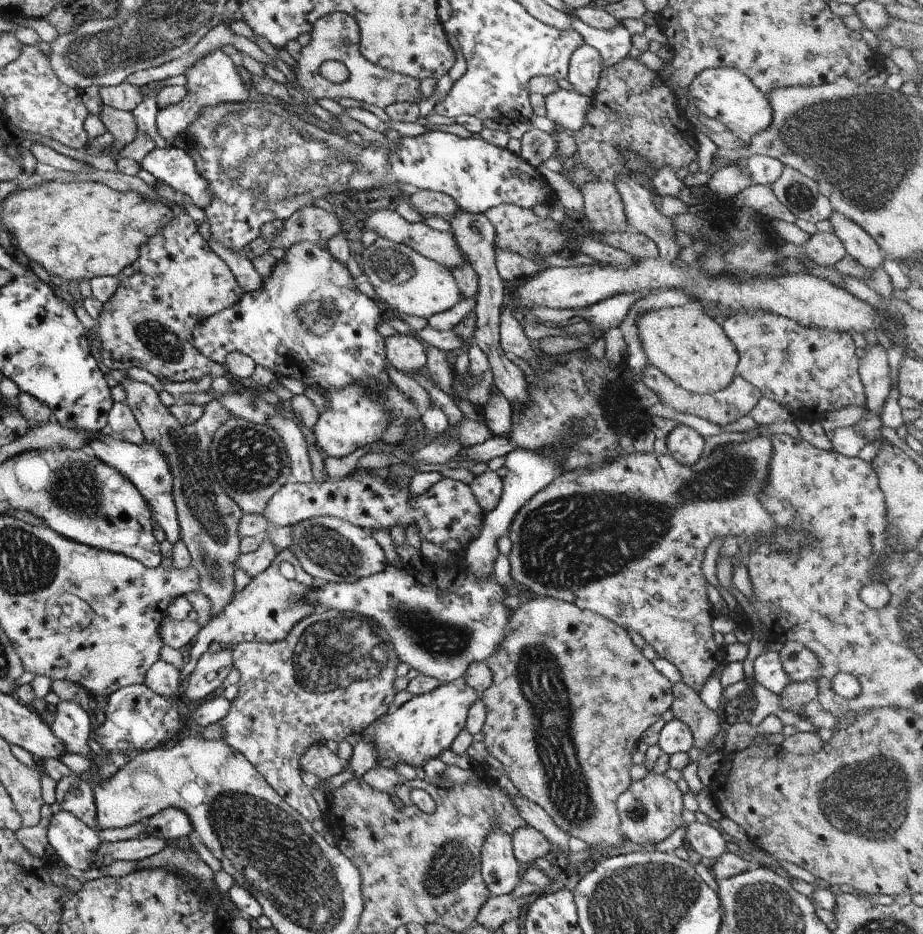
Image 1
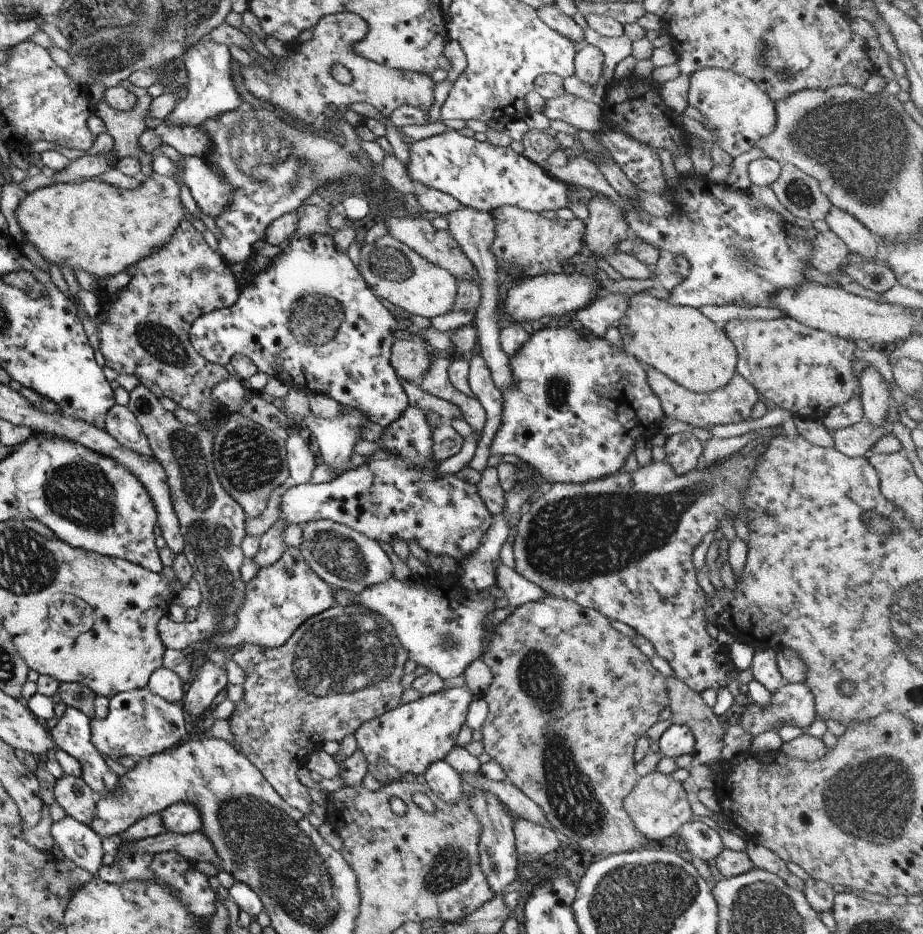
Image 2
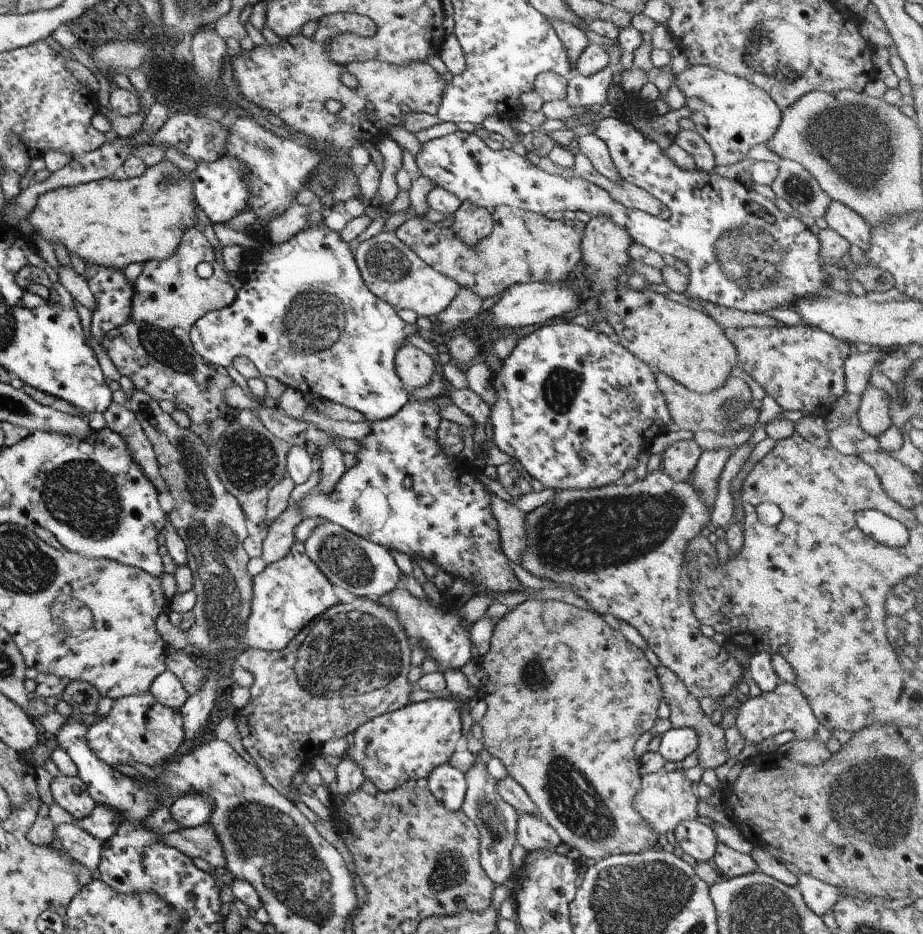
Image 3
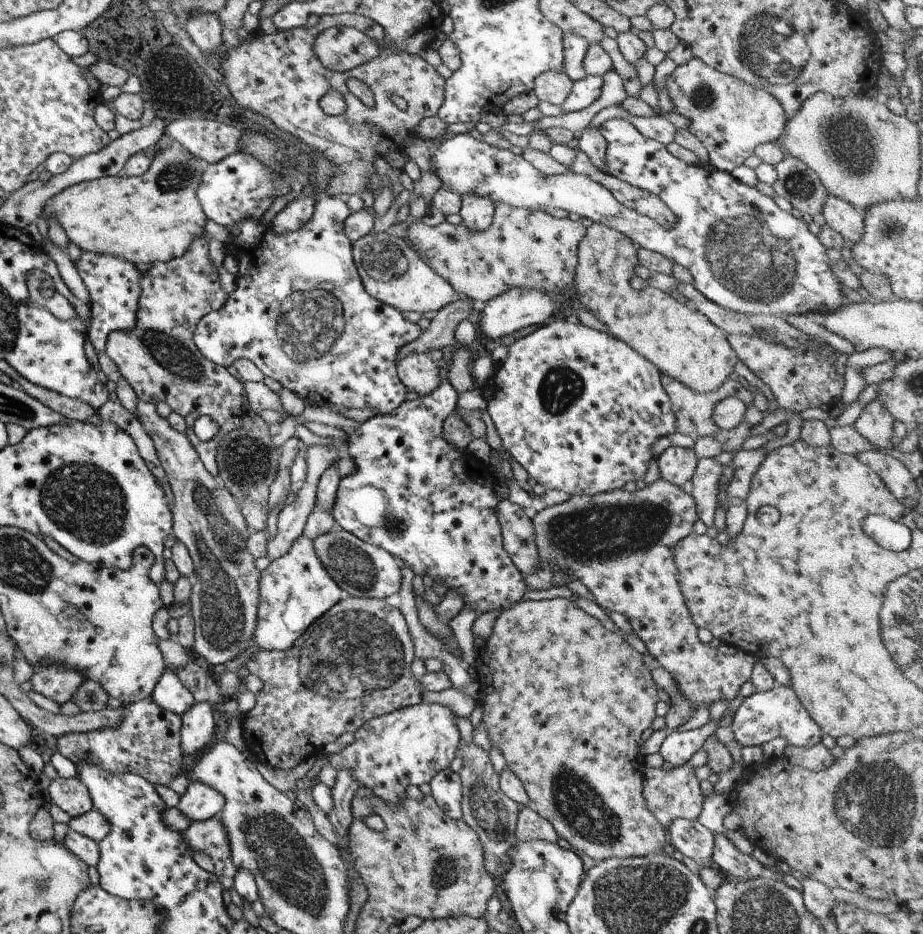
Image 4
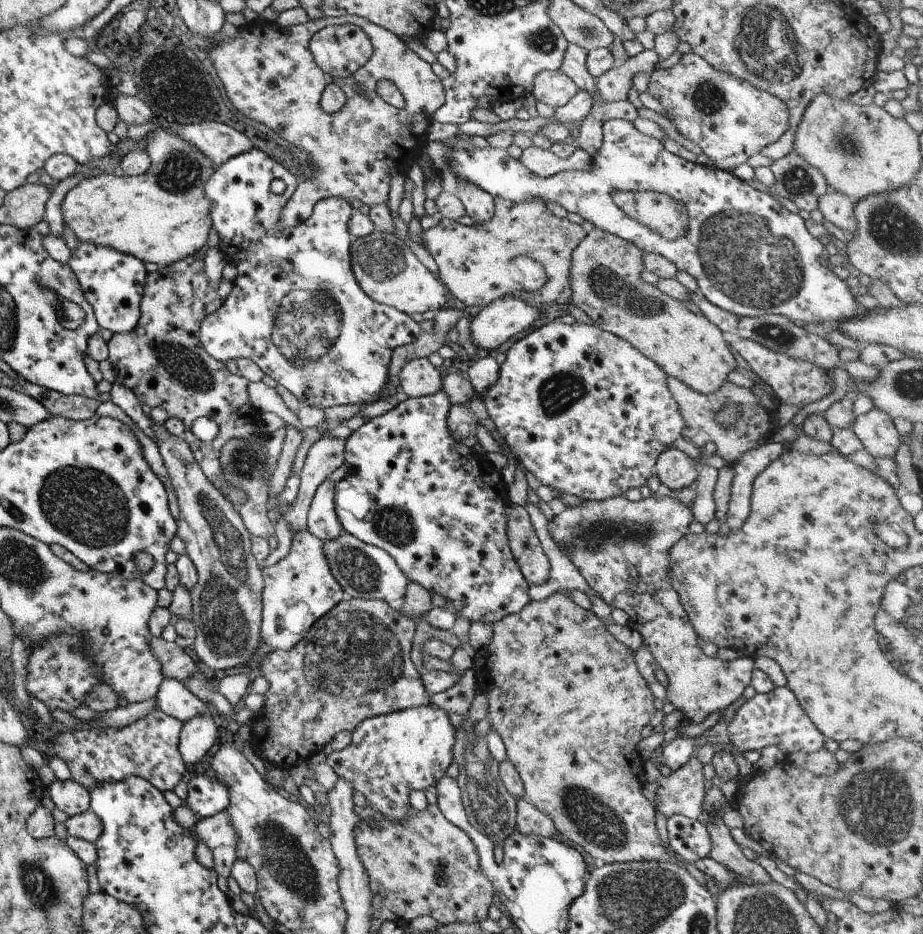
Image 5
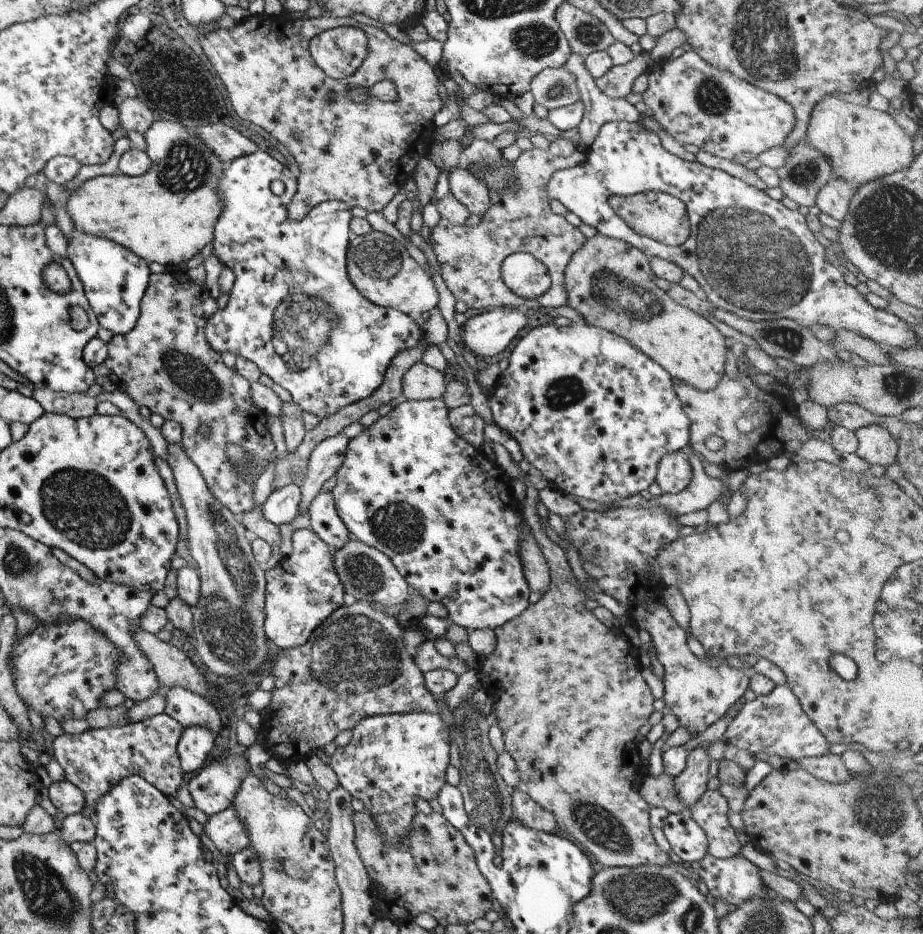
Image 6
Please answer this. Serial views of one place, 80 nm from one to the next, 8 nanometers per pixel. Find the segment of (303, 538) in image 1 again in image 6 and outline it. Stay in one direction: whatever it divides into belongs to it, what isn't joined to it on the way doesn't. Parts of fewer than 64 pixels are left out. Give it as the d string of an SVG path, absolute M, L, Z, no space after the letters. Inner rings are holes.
M350 538L339 550L331 551L333 566L339 582L344 588L347 600L366 601L383 606L406 602L409 599L409 586L397 572L393 563L378 550L364 542Z

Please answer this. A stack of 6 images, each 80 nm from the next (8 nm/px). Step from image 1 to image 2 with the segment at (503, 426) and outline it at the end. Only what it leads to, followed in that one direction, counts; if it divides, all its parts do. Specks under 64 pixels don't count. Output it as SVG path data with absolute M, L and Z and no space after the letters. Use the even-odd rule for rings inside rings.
M476 351L471 354L468 361L467 384L485 413L484 427L476 440L473 458L467 464L469 468L479 472L486 467L487 458L490 456L490 442L501 426L502 396L493 384L485 361Z

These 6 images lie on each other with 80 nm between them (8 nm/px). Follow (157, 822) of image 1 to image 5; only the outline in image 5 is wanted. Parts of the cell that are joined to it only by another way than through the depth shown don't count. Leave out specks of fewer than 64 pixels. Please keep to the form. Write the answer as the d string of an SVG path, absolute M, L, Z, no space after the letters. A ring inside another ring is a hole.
M207 773L197 774L186 782L186 798L182 805L194 814L207 818L226 810L228 790L226 784Z

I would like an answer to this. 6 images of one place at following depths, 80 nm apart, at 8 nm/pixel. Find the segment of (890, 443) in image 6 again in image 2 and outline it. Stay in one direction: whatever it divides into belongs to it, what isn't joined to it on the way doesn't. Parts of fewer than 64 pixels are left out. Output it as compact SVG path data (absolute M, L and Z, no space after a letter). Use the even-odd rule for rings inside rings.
M871 364L859 372L858 380L861 388L858 397L864 417L862 420L873 426L887 427L885 418L890 396L887 393L885 380Z

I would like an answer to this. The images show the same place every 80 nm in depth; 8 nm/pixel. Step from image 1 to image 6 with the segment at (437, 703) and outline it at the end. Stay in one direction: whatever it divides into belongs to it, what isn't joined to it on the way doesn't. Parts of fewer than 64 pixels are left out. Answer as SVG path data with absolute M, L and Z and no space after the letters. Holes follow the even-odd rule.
M413 711L412 713L393 713L390 715L371 715L362 718L352 728L352 736L348 744L343 747L337 747L334 752L329 756L327 764L329 768L335 773L338 784L341 785L350 795L351 798L357 798L361 800L363 804L363 812L372 818L372 821L376 824L376 831L382 835L382 840L390 845L399 845L400 839L403 839L409 832L412 826L412 818L415 814L414 802L417 798L421 800L433 800L438 795L439 790L445 783L444 774L446 768L450 764L450 734L448 733L449 722L445 720L444 715L433 713L424 713L421 711Z

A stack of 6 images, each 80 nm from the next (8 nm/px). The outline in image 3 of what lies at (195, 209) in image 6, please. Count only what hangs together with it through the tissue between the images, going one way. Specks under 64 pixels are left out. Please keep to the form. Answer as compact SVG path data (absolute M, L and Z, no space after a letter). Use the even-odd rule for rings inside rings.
M161 159L147 167L141 176L124 180L99 179L70 187L56 188L38 196L35 208L26 218L32 226L32 237L40 234L45 240L61 242L68 254L79 256L85 263L124 269L127 264L143 264L150 260L169 258L180 245L185 230L195 227L195 202L192 189L193 171L187 175L169 160Z

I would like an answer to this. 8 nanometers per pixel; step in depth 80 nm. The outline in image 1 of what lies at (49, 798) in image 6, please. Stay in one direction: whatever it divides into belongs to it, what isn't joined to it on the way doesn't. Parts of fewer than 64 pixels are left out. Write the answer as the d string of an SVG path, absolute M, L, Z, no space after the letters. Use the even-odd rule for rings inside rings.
M73 773L65 775L56 782L54 793L55 800L63 811L71 813L89 828L94 828L96 821L94 796L87 781Z

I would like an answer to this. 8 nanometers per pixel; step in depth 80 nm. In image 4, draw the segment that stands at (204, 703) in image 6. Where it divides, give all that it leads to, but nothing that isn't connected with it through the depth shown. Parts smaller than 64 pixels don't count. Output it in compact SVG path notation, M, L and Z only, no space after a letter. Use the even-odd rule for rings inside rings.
M163 671L152 690L151 700L163 710L181 718L185 711L195 703L191 693L179 682L177 675L171 671Z

